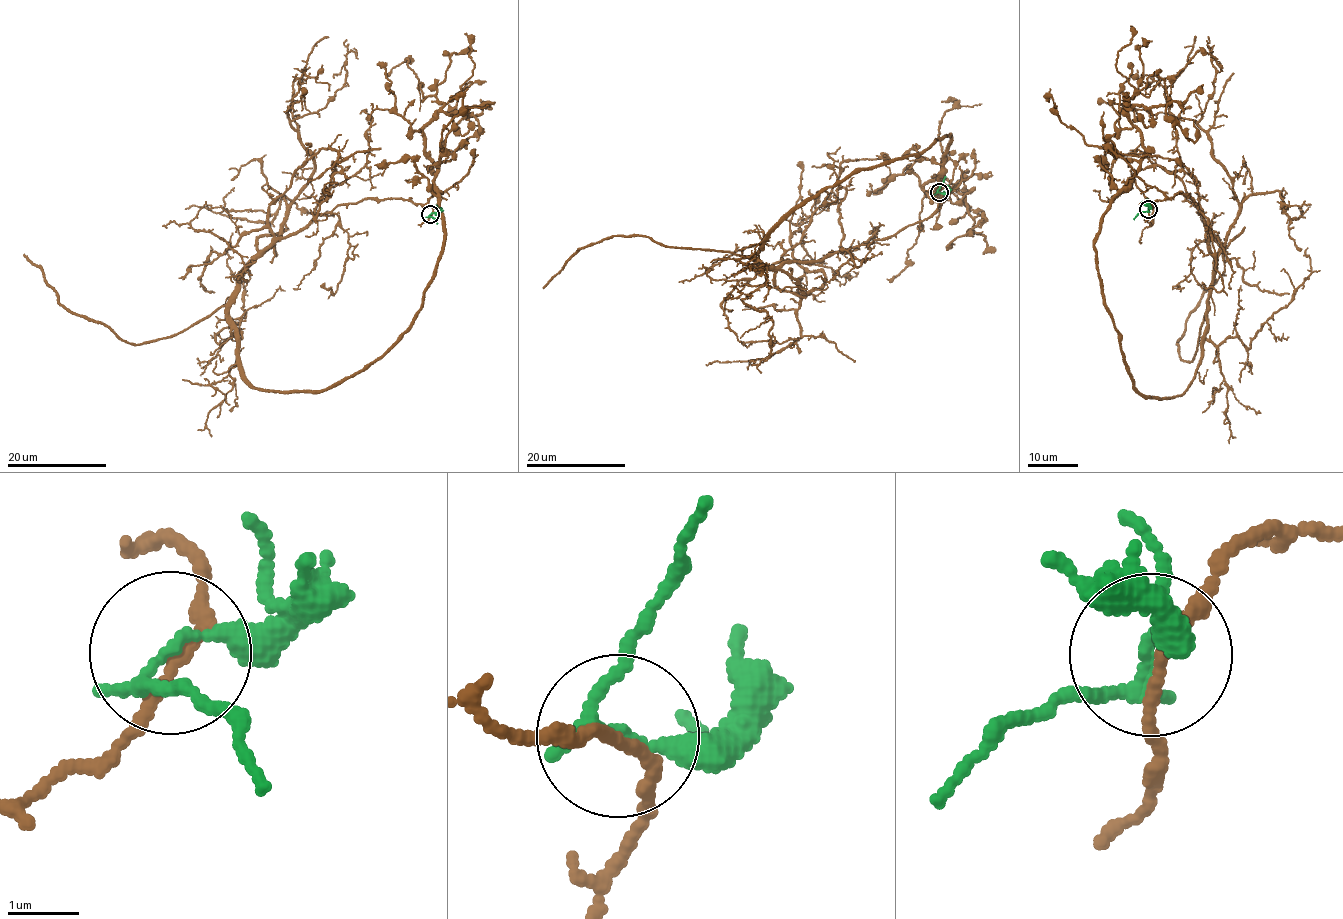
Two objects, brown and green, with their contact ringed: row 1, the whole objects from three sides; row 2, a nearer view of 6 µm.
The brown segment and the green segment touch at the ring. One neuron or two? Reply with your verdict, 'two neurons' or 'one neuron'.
two neurons

